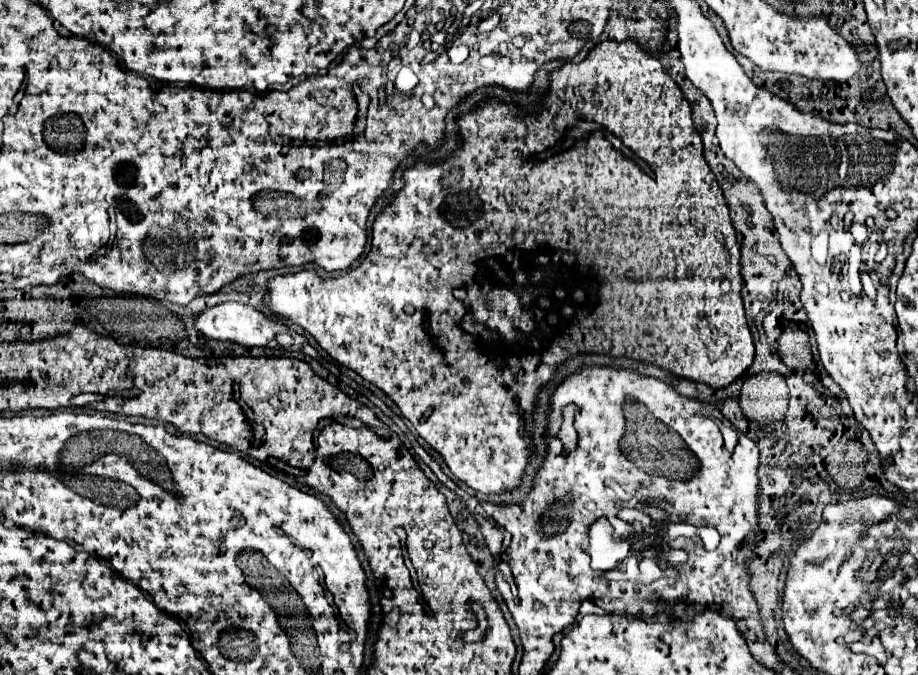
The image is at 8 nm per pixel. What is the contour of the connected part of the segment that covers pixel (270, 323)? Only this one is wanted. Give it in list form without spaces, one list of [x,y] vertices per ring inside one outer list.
[[[221,303],[221,305],[209,307],[195,317],[193,325],[207,339],[231,341],[231,343],[239,343],[243,347],[273,347],[273,349],[277,347],[275,335],[287,331],[287,327],[283,323],[273,321],[273,319],[265,317],[261,311],[247,307],[247,305],[241,305],[241,303]]]

